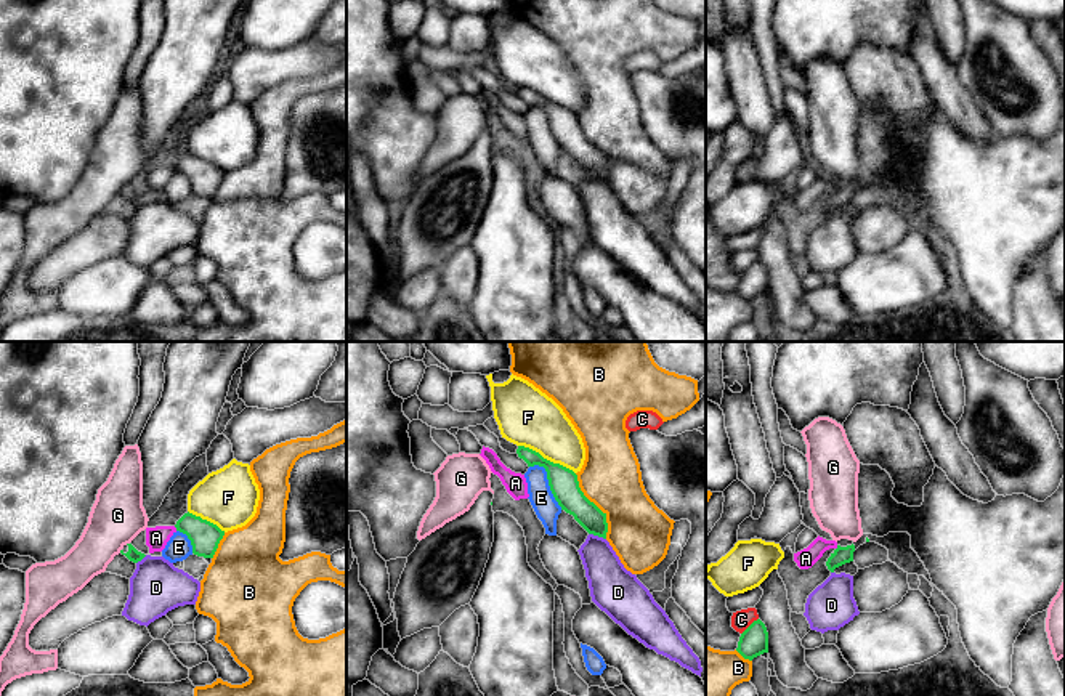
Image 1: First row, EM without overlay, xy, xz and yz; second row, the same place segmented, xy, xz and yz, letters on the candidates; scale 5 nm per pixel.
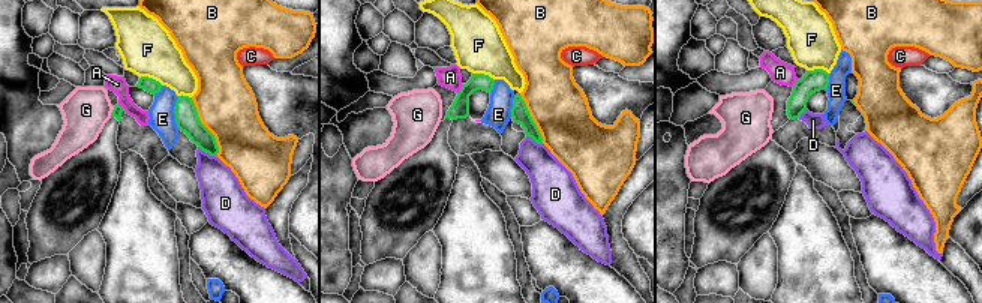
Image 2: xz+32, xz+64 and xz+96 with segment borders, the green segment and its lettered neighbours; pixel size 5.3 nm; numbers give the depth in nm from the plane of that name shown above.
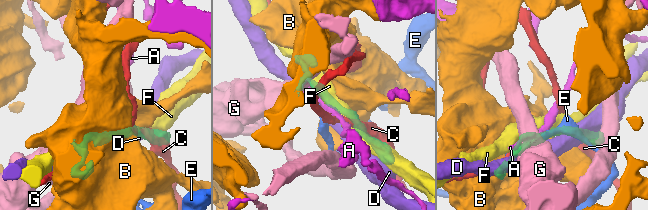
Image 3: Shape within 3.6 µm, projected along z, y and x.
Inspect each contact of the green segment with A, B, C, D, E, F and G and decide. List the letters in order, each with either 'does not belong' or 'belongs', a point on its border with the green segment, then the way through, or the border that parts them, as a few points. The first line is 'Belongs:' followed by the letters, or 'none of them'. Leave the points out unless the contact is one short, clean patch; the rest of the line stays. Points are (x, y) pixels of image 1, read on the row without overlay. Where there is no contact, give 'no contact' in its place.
Belongs: none of them
A: does not belong | xy (175, 167)
B: does not belong | xz (595, 146)
C: does not belong | yz (749, 267)
D: does not belong | xz (597, 175)
E: does not belong | xz (549, 122)
F: does not belong | xz (546, 100)
G: does not belong | no contact

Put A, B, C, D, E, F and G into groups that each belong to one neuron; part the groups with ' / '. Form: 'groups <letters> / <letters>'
groups A / B / C / D / E / F / G

